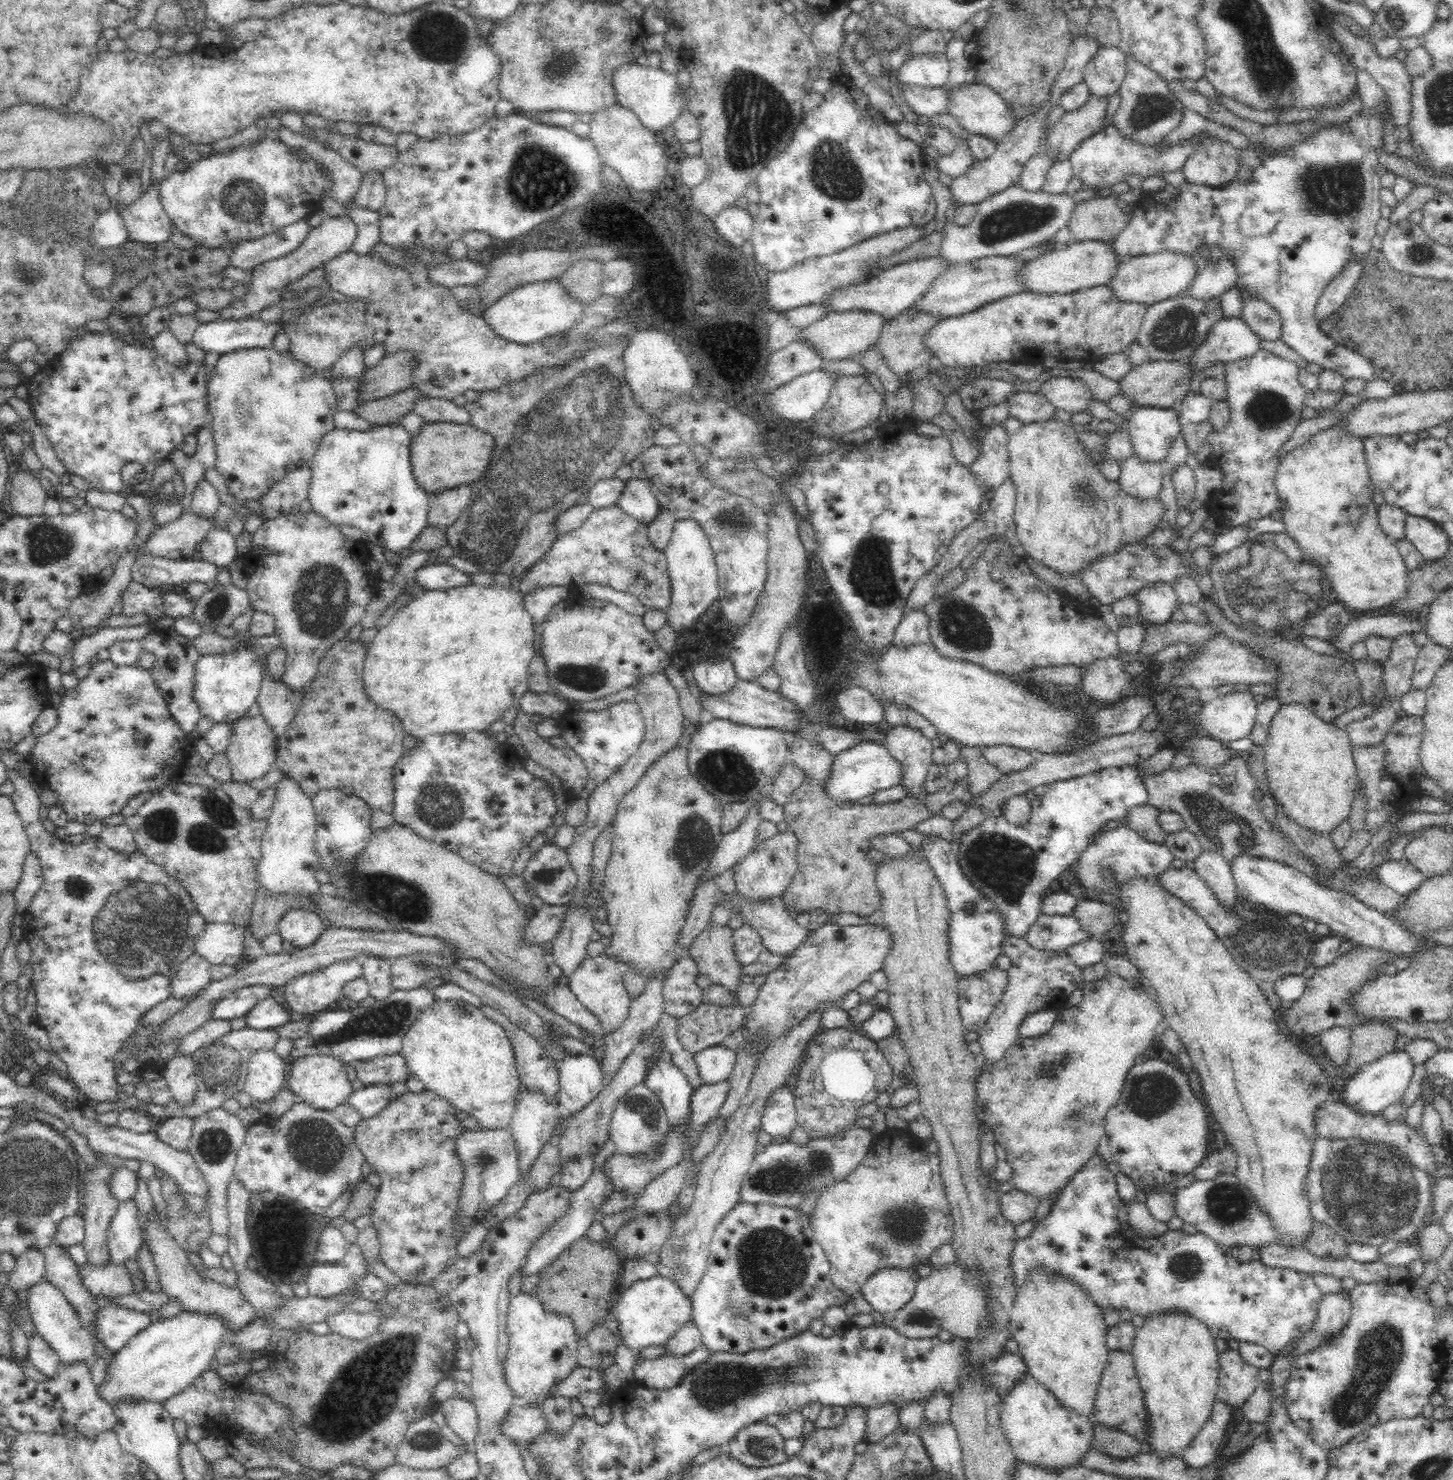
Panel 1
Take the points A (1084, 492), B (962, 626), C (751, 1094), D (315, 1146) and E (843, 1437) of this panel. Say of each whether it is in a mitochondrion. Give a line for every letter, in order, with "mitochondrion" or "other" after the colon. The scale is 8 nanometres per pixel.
A: mitochondrion
B: mitochondrion
C: other
D: mitochondrion
E: other

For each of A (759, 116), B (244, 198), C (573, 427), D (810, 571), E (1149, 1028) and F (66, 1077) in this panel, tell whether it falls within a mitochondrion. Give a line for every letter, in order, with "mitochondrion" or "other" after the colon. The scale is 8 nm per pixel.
A: mitochondrion
B: mitochondrion
C: mitochondrion
D: other
E: other
F: other

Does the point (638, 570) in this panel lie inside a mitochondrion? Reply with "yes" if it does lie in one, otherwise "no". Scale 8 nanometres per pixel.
yes

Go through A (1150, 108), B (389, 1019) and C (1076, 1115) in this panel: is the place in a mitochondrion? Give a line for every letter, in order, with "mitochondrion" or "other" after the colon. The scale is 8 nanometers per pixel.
A: mitochondrion
B: mitochondrion
C: mitochondrion

